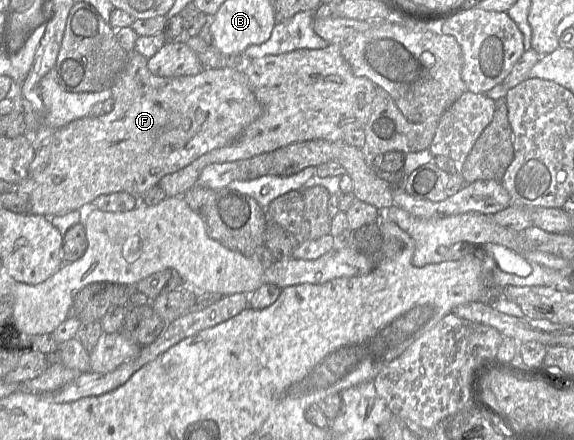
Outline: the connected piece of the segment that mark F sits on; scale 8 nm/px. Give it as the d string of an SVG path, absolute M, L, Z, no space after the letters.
M137 52L130 53L128 62L118 80L111 87L111 91L114 99L114 108L110 113L96 117L86 116L74 120L55 130L50 137L42 141L42 146L36 150L34 159L29 166L28 175L26 179L17 185L16 191L19 196L27 198L31 213L44 215L49 218L65 215L74 210L85 210L91 206L94 199L98 196L115 192L127 192L134 195L139 199L140 203L140 198L143 194L151 187L157 185L162 177L186 167L198 157L213 149L228 145L263 112L263 108L257 100L248 78L241 68L203 68L196 75L160 77L150 72L148 69L148 59Z

